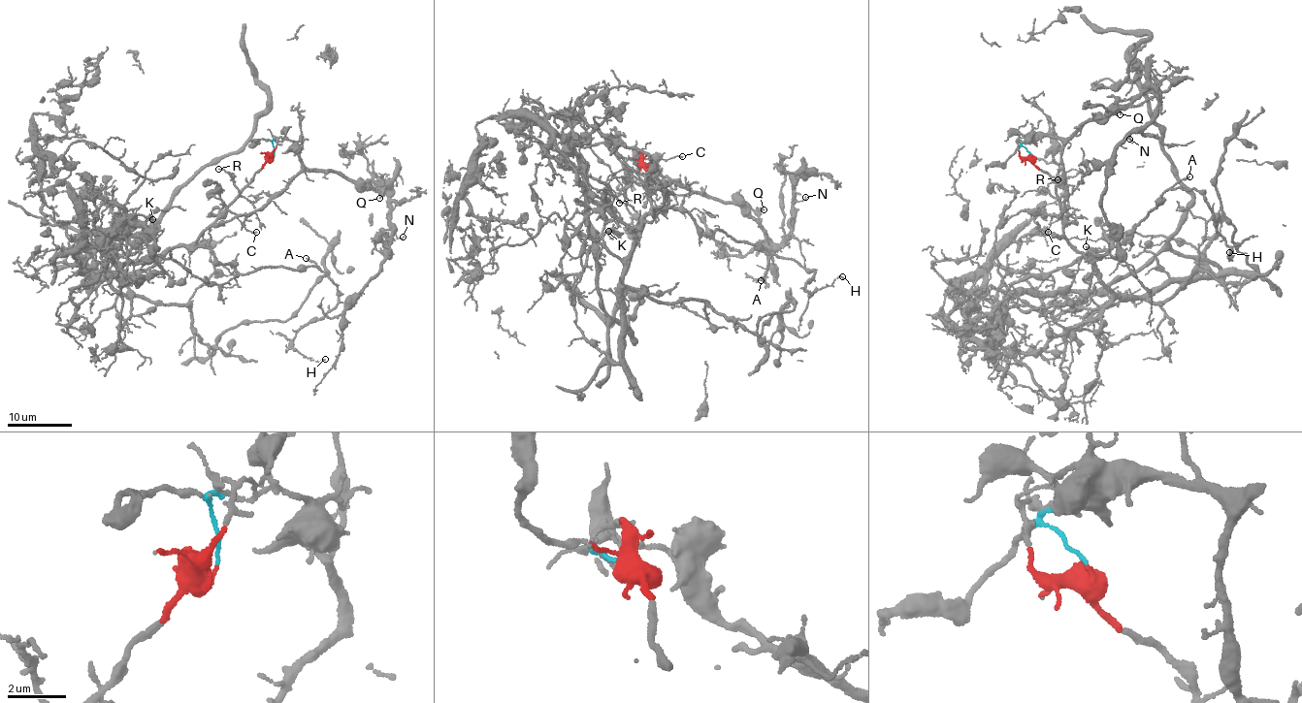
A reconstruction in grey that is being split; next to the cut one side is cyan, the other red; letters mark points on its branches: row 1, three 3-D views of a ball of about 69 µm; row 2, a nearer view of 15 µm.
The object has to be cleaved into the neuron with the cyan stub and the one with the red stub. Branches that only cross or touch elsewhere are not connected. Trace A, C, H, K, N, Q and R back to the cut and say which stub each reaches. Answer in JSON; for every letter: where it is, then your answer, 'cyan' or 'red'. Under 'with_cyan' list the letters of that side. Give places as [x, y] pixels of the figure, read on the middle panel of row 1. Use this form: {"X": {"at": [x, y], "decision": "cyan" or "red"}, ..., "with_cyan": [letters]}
{"A": {"at": [761, 280], "decision": "red"}, "C": {"at": [682, 156], "decision": "red"}, "H": {"at": [842, 276], "decision": "red"}, "K": {"at": [608, 231], "decision": "red"}, "N": {"at": [805, 197], "decision": "cyan"}, "Q": {"at": [764, 209], "decision": "cyan"}, "R": {"at": [619, 203], "decision": "red"}, "with_cyan": ["N", "Q"]}

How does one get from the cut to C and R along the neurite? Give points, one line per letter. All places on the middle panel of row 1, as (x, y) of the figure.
C: (645, 163), (645, 180), (650, 188), (655, 161), (682, 157)
R: (645, 163), (645, 180), (650, 184), (631, 183), (624, 200), (619, 202)

